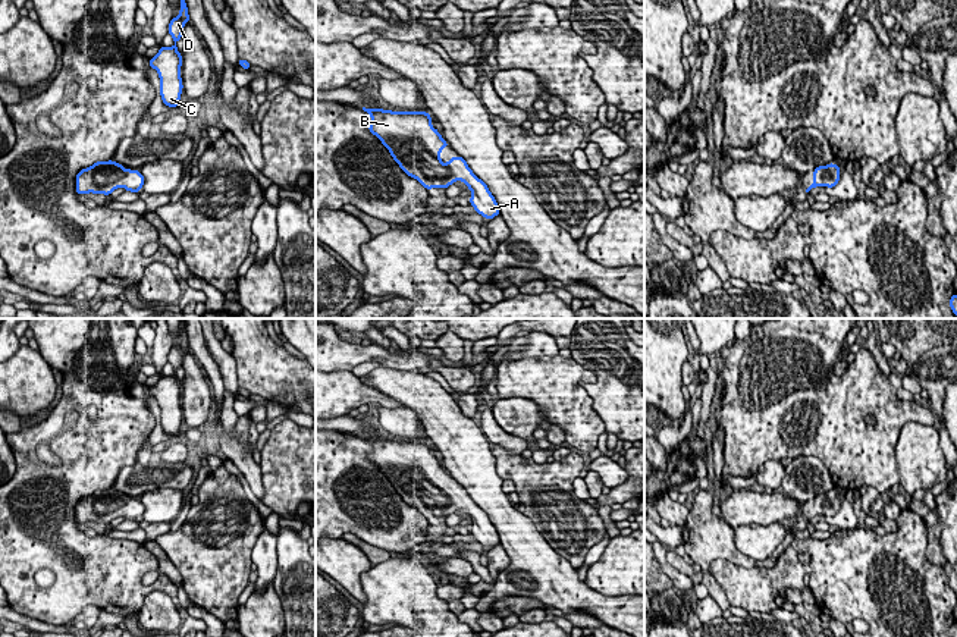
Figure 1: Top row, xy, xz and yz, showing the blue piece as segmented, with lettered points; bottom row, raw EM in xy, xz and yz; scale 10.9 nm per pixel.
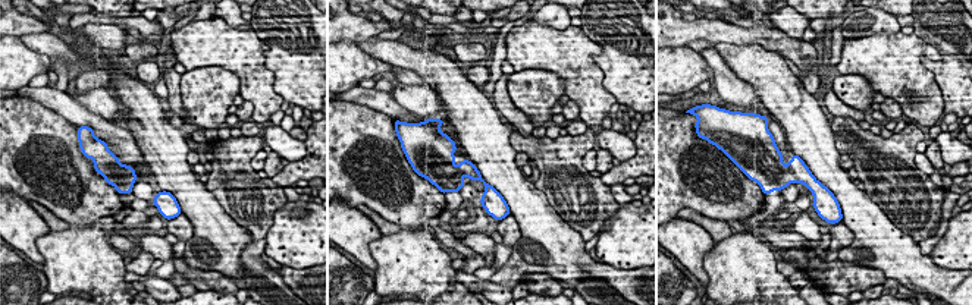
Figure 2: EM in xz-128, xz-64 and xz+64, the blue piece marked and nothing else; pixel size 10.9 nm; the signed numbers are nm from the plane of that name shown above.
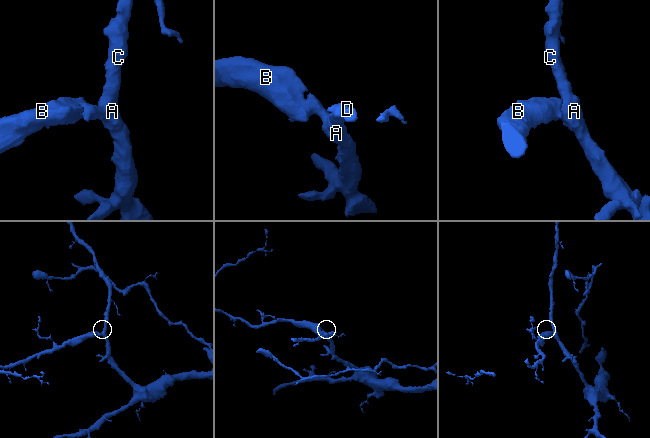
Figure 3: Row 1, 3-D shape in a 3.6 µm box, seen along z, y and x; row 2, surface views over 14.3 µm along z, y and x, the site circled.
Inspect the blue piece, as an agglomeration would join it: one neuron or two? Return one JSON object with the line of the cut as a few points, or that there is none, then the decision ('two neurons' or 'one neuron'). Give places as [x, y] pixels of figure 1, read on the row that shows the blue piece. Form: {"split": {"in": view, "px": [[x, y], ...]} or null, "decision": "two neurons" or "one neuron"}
{"split": null, "decision": "one neuron"}

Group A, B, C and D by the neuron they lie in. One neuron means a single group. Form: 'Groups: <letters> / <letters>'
Groups: A B C D

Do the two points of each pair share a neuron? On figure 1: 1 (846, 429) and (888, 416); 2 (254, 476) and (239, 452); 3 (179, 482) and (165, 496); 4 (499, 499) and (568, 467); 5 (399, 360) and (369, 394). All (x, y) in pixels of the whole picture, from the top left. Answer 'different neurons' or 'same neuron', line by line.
1: same neuron
2: same neuron
3: different neurons
4: different neurons
5: different neurons

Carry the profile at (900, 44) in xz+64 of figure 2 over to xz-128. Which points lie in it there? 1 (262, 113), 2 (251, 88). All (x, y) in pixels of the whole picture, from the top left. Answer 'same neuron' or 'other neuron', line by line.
1: same neuron
2: same neuron

